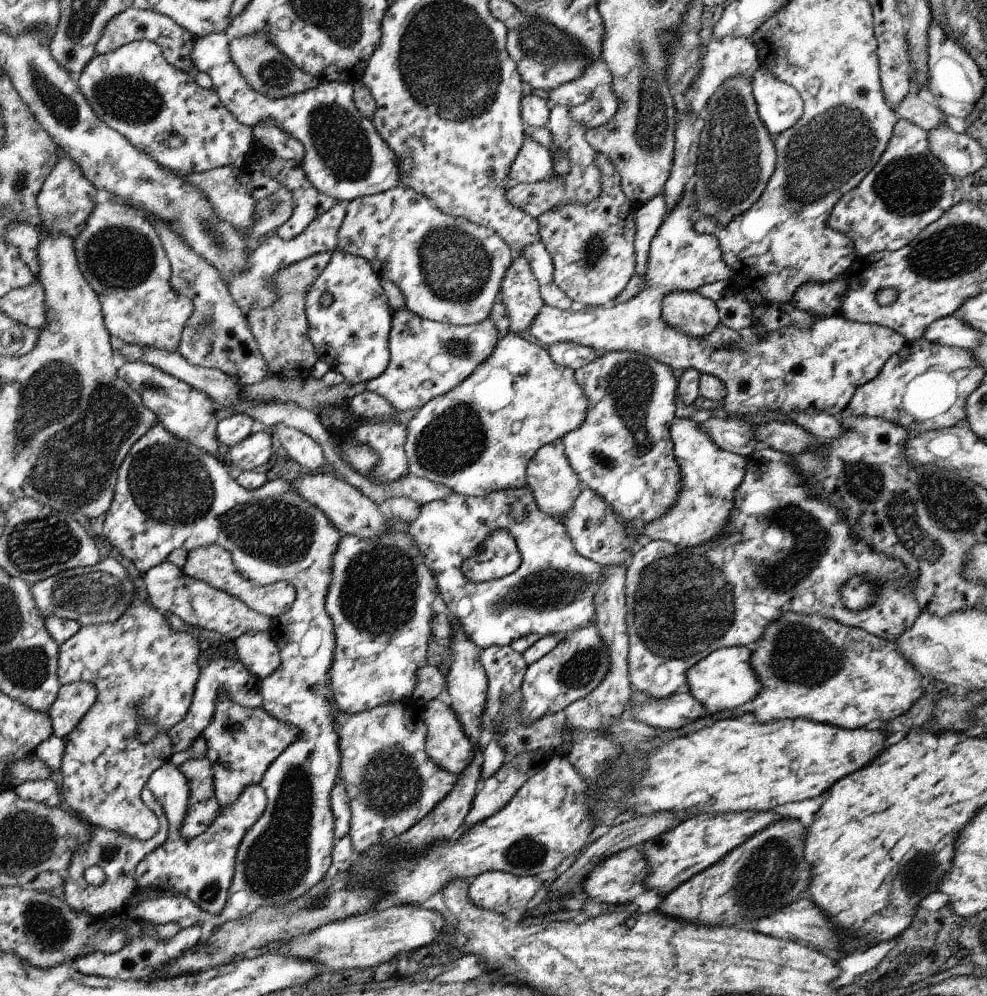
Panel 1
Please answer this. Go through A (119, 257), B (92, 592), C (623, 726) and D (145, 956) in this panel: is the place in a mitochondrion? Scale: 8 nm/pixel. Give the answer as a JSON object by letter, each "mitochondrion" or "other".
{"A":"mitochondrion","B":"mitochondrion","C":"other","D":"other"}

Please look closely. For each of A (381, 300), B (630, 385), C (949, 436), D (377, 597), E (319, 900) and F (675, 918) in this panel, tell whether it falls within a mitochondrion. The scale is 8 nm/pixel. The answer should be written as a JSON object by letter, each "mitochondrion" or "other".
{"A":"other","B":"mitochondrion","C":"other","D":"mitochondrion","E":"mitochondrion","F":"other"}

